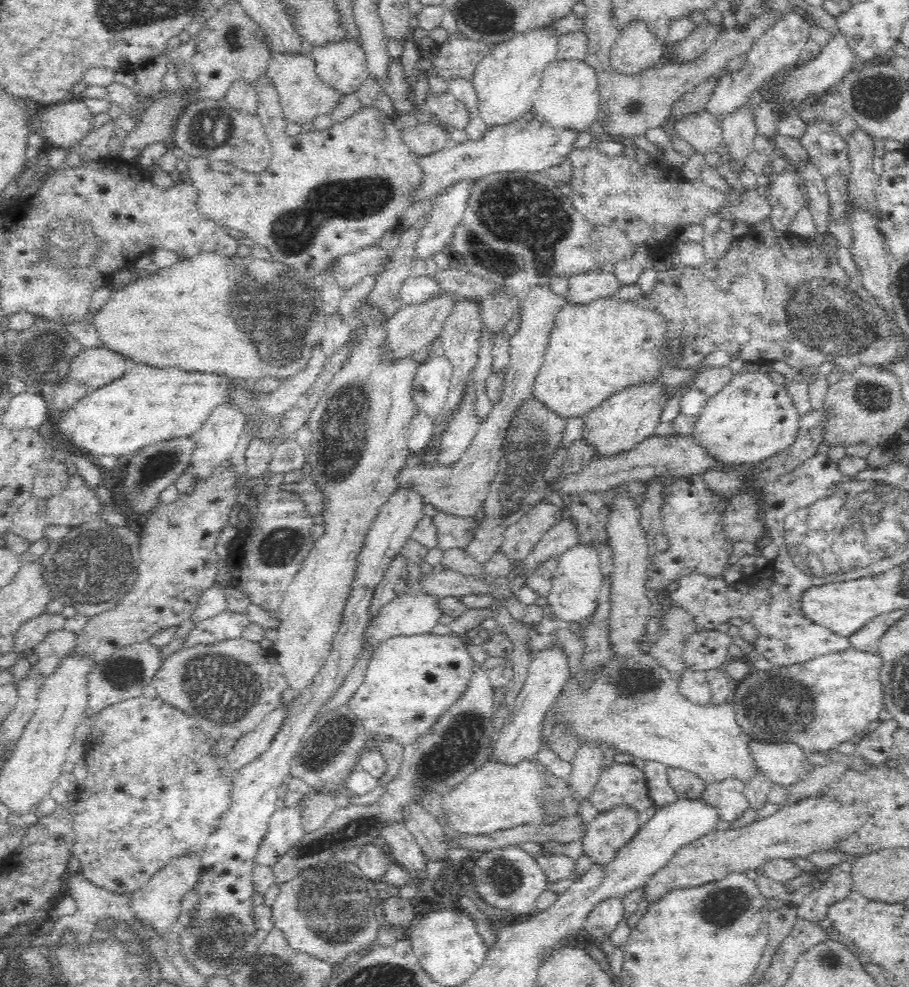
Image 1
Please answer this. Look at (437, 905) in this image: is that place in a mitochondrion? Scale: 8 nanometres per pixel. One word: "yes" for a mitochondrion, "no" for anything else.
no

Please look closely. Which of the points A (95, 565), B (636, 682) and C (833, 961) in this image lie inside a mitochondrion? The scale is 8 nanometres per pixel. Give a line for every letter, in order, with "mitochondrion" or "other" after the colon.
A: mitochondrion
B: mitochondrion
C: mitochondrion

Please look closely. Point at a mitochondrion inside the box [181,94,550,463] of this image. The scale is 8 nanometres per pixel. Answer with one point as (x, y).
(280, 334)

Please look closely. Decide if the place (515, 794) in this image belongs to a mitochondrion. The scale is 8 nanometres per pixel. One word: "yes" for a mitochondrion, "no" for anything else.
no

